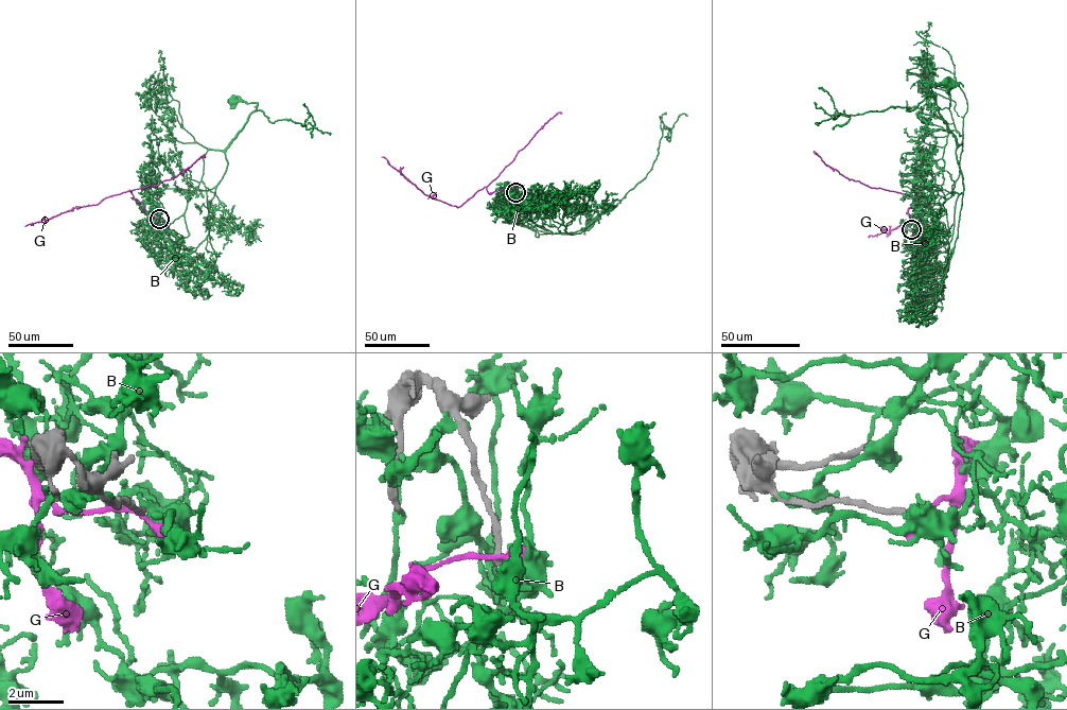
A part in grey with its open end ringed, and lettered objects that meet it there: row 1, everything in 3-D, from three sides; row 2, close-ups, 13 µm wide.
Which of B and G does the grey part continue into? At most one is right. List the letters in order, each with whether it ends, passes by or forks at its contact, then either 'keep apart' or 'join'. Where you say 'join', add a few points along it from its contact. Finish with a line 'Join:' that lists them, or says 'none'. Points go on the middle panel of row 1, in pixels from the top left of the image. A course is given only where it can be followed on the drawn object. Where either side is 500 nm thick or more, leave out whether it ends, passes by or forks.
B: keep apart
G: it passes by; keep apart
Join: none

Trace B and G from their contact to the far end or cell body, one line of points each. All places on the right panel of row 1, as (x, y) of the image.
B: (911, 229), (925, 205), (945, 201), (919, 175), (942, 172), (947, 131), (962, 142), (929, 93), (948, 85)
G: (911, 229), (914, 220), (908, 210), (914, 200), (906, 194), (926, 202), (928, 211), (888, 234), (868, 238)

